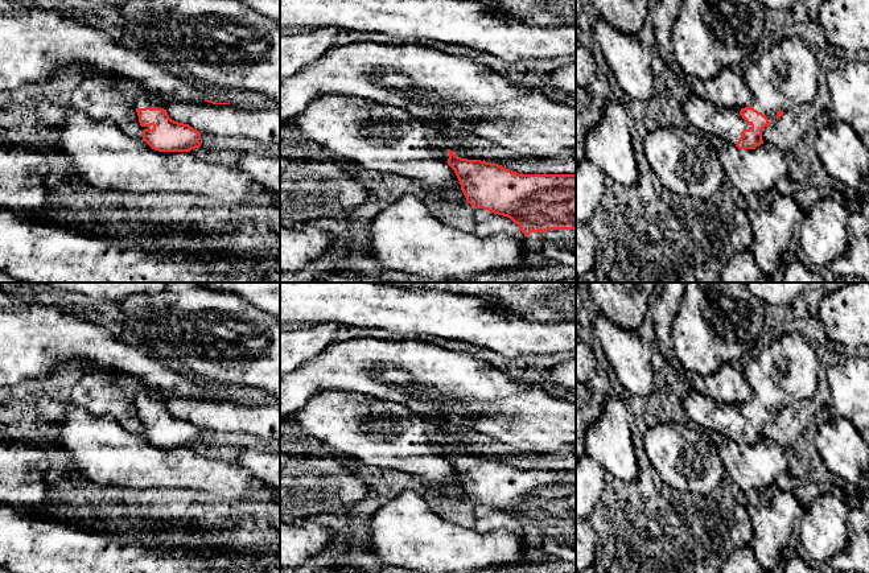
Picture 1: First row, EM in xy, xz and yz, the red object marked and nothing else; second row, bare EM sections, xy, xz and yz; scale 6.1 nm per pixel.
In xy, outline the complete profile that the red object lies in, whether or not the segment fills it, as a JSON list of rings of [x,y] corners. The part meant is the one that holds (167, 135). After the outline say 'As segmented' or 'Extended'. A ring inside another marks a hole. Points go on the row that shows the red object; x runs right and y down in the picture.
[[[0,0],[0,91],[17,91],[25,84],[42,83],[53,77],[70,71],[73,65],[87,65],[88,77],[99,73],[110,77],[128,78],[141,86],[141,95],[135,99],[143,140],[158,152],[190,152],[201,147],[201,133],[189,124],[174,121],[165,107],[168,99],[182,102],[205,102],[203,92],[174,75],[168,66],[155,62],[148,54],[136,48],[115,42],[107,32],[91,24],[79,22],[62,16],[58,9],[45,9],[24,0]]]. Extended

